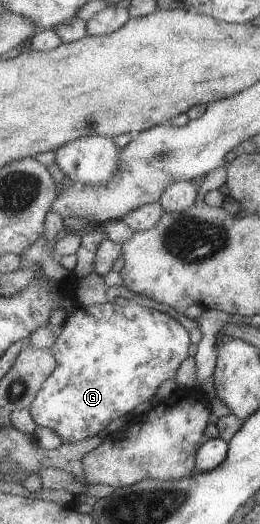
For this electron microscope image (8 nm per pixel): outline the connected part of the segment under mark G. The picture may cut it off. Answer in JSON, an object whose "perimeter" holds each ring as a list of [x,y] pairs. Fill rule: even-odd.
{"perimeter":[[[114,302],[79,305],[70,317],[66,317],[62,328],[56,344],[51,348],[57,355],[57,369],[48,377],[29,410],[37,426],[52,429],[63,437],[65,443],[77,443],[98,435],[114,419],[154,398],[161,386],[175,377],[178,367],[189,357],[192,343],[190,331],[180,321],[132,302],[126,307]]]}

